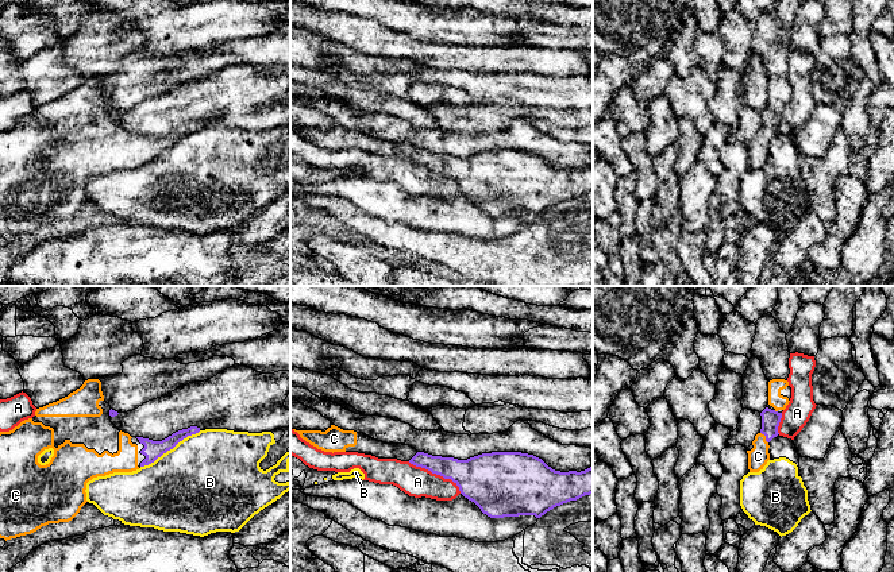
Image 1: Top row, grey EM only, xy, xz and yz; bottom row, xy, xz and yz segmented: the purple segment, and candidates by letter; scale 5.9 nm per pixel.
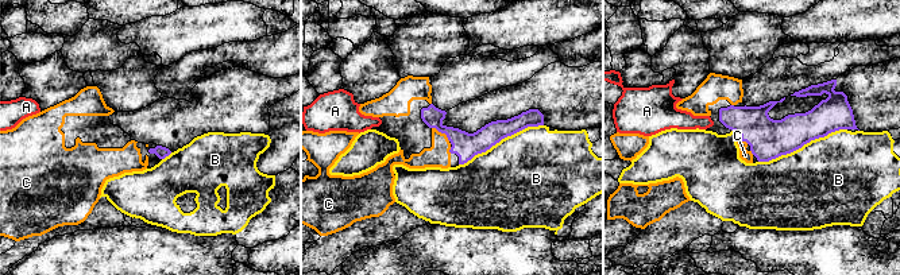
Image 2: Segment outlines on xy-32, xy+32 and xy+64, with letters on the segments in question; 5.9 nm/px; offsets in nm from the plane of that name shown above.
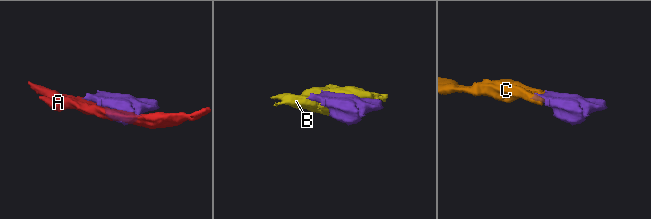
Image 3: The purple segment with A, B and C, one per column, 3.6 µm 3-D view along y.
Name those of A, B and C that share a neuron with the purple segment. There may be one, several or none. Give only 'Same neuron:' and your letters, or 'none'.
Same neuron: C

